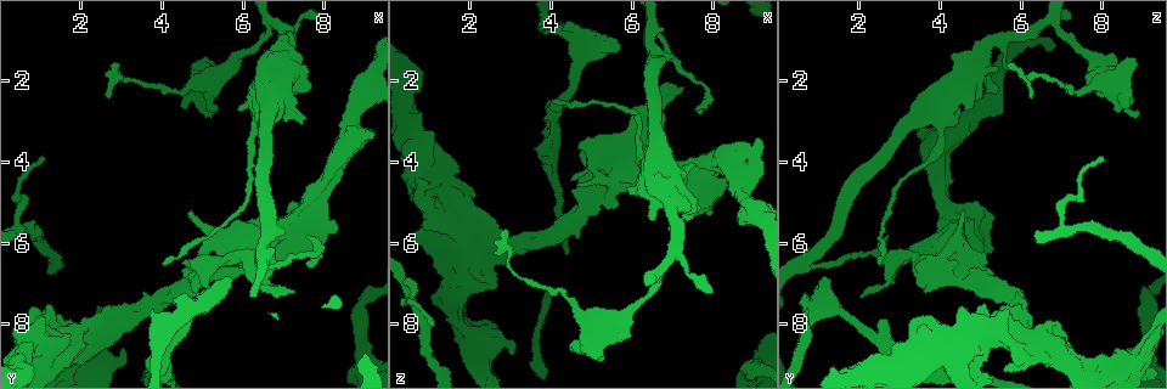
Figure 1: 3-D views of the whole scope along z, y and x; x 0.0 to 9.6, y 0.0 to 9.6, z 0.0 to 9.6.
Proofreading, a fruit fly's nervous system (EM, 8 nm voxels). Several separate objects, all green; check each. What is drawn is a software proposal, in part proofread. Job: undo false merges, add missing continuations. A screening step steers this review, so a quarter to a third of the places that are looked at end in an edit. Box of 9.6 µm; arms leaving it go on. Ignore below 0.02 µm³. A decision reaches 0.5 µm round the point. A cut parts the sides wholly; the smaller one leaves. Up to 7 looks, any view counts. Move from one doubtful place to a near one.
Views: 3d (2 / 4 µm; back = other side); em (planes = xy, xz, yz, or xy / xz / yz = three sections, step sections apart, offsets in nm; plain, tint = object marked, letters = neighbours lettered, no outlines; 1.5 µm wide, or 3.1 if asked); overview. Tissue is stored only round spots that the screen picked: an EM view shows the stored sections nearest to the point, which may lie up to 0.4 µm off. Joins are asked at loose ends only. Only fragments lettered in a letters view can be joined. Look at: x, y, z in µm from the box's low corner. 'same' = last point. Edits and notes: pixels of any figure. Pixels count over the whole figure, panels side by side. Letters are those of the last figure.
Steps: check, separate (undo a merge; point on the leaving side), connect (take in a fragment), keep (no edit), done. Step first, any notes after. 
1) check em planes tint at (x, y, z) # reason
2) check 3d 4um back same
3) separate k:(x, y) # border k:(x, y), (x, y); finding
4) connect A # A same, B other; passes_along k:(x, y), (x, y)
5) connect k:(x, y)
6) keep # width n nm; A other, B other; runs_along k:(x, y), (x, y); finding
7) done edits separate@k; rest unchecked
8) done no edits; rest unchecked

check 3d 4um back at (5.60, 6.85, 1.20) # branch stops here

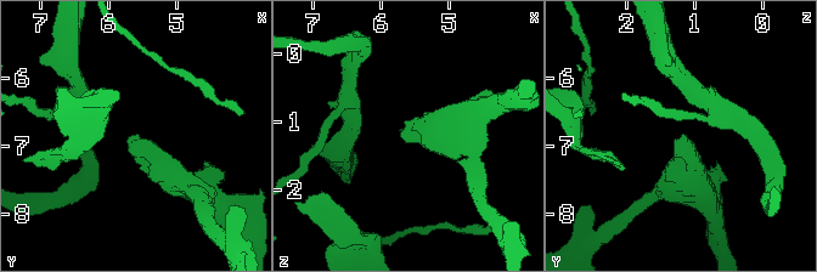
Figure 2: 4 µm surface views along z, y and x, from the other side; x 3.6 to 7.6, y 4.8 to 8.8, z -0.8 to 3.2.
check em planes letters at (5.60, 6.85, 1.20)

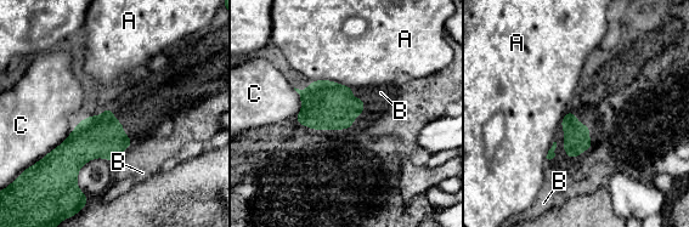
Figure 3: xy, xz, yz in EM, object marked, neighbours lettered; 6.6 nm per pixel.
connect B # longest_contact C 320 nm; A other, B same, C other; the neuron continues

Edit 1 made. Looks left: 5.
check overview # see it whole again

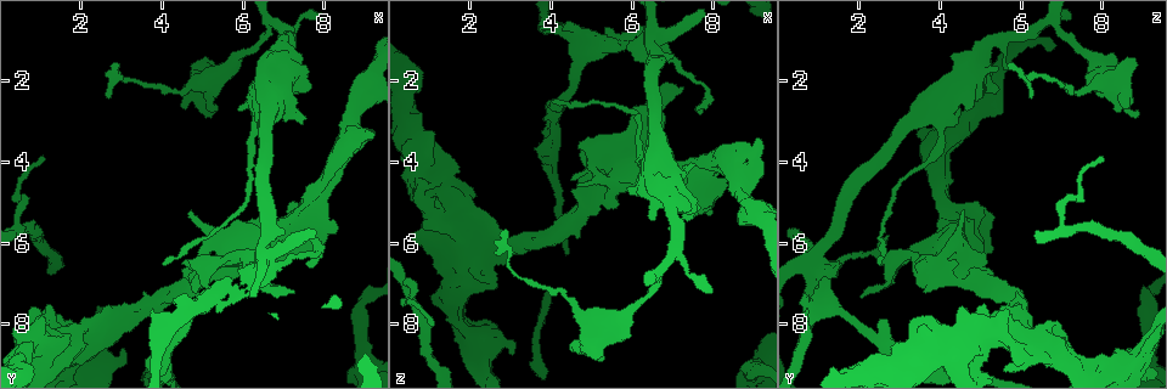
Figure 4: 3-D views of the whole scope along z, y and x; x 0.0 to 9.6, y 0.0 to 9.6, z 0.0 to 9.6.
check 3d 2um back at (6.40, 7.00, 2.70) # sharp bend

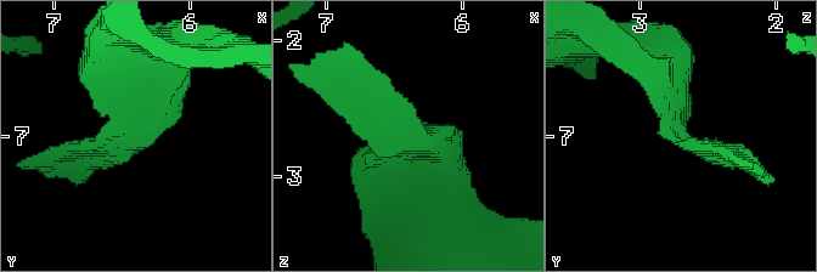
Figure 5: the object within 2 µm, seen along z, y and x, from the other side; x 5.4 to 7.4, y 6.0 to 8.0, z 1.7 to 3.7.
check em planes tint at (6.42, 6.98, 2.72)

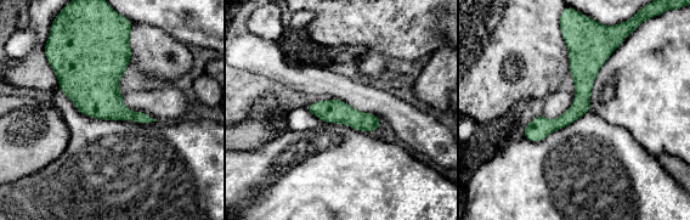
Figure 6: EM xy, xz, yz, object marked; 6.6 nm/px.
check em planes letters same

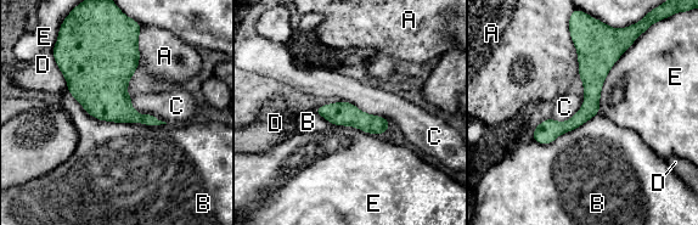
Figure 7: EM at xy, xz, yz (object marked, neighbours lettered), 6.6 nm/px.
keep # A other, B other, C other, D other, E other; runs_along 7:(579, 39), (591, 105), (545, 141); one neuron here

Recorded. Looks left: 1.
done edits connect@3; rest unchecked

